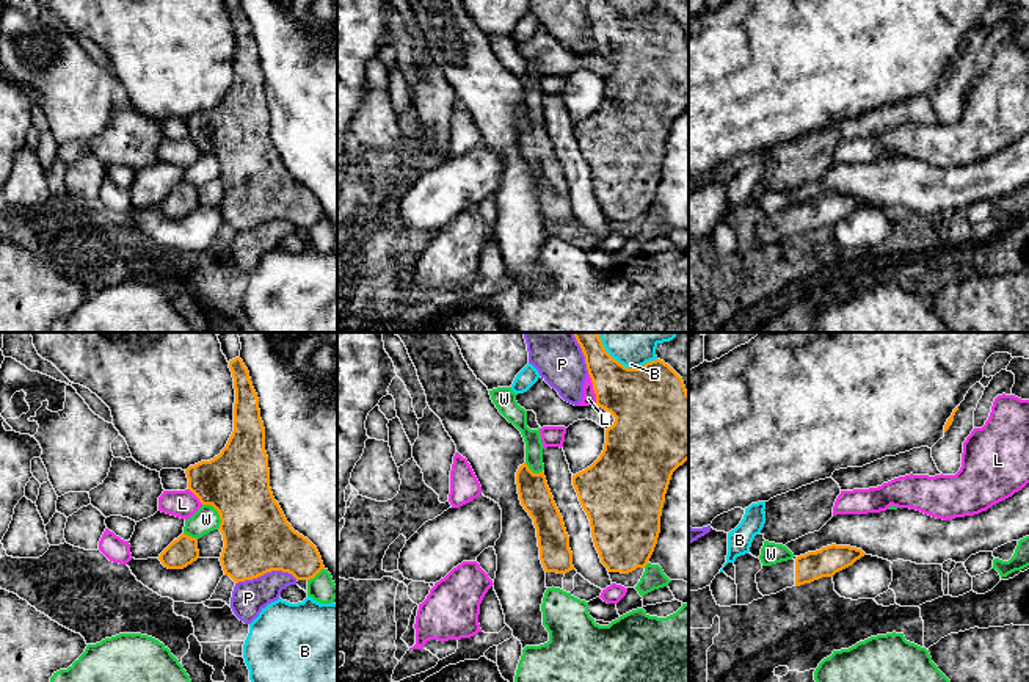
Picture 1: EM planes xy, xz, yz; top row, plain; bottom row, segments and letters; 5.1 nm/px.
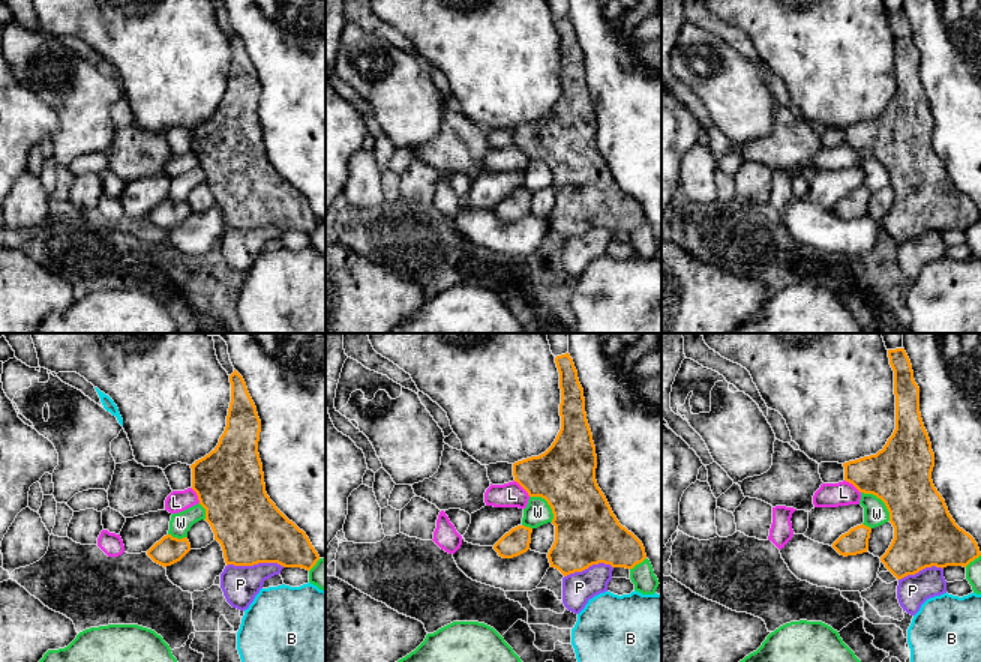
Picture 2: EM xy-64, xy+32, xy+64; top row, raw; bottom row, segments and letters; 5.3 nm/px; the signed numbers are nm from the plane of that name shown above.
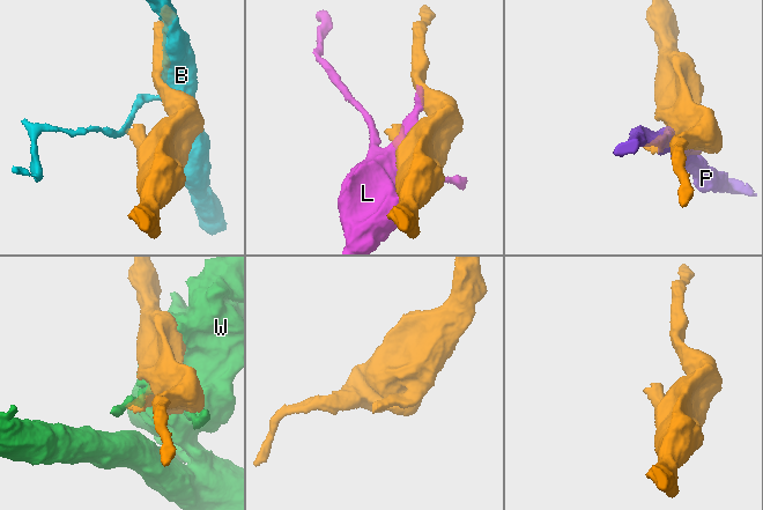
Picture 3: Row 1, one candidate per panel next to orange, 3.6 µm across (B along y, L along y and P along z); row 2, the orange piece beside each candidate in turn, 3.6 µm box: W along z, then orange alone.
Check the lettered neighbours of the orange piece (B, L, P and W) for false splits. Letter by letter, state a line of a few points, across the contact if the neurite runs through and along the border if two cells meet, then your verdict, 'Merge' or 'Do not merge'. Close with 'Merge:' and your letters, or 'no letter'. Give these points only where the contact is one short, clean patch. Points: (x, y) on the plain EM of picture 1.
B: Do not merge
L: Do not merge
P: Do not merge
W: Do not merge
Merge: no letter

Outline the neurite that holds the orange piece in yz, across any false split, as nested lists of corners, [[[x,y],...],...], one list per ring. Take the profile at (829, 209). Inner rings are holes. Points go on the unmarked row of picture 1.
[[[831,193],[795,209],[762,215],[756,223],[758,238],[762,245],[770,245],[822,226],[833,226],[864,204],[861,198]]]

